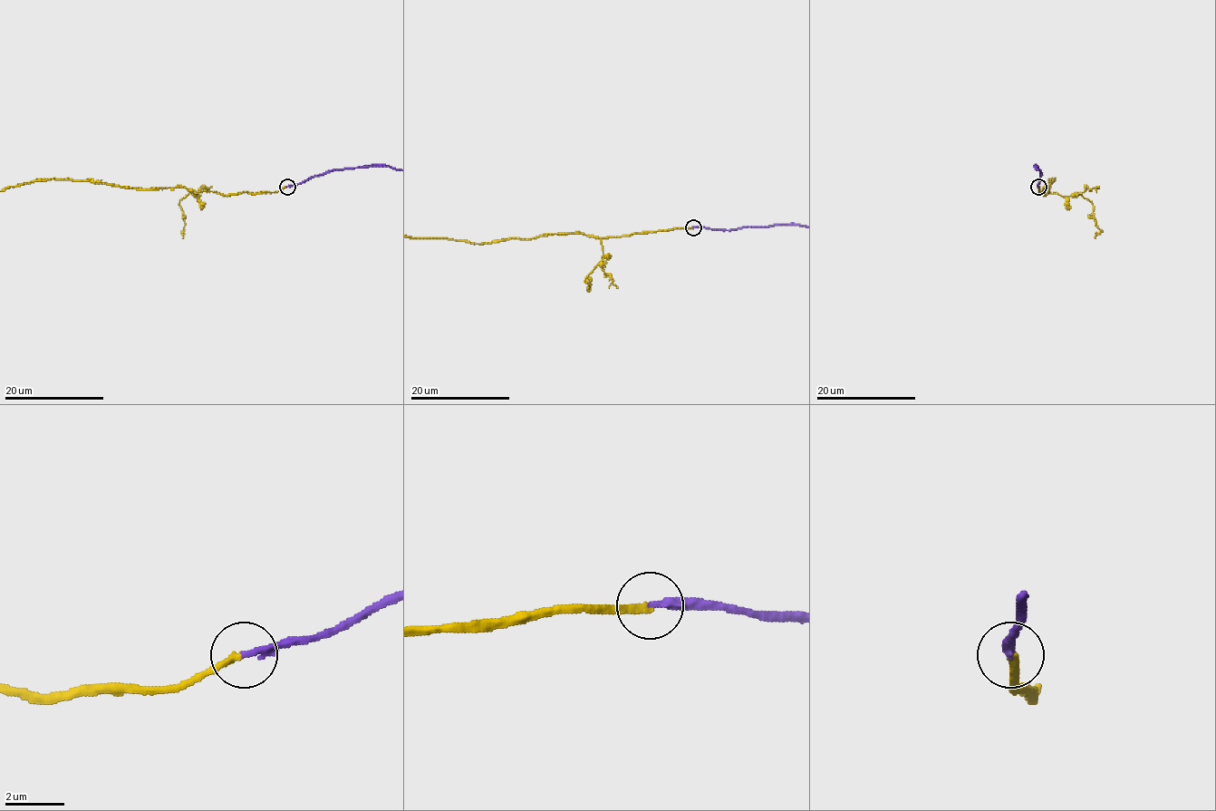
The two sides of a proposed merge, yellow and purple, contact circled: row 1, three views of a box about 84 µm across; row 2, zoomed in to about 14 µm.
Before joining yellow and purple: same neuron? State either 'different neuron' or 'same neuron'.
same neuron

